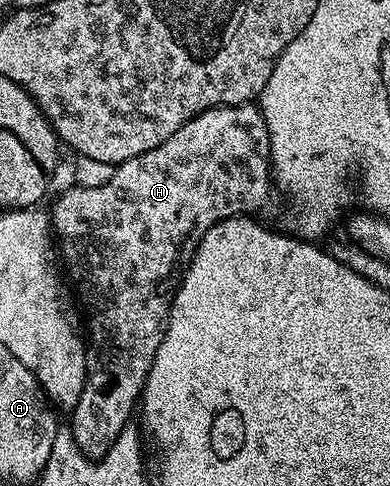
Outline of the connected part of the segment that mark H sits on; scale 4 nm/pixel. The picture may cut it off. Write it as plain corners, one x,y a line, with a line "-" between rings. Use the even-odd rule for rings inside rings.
241,103
238,107
212,107
203,113
199,113
194,119
188,119
178,131
171,133
171,137
167,137
167,141
163,141
163,145
155,145
155,149
151,149
139,157
131,157
127,161
116,164
111,181
107,181
107,185
99,185
98,187
70,185
54,201
53,209
51,208
52,230
59,240
60,254
63,256
65,263
66,261
81,263
81,268
77,271
75,291
79,296
84,318
87,320
86,381
78,403
71,410
71,416
73,416
71,430
73,439
79,445
79,449
89,458
100,459
101,456
106,455
111,449
111,445
115,445
121,430
130,422
129,414
132,411
134,414
135,408
138,406
141,390
145,387
153,358
161,344
165,320
169,318
171,297
177,291
177,286
181,284
183,265
188,265
193,260
193,254
197,252
197,246
203,237
203,233
207,229
211,229
211,225
215,225
227,217
253,213
256,207
261,207
268,201
269,187
271,191
271,164
269,162
267,125
261,115
260,106
253,103

